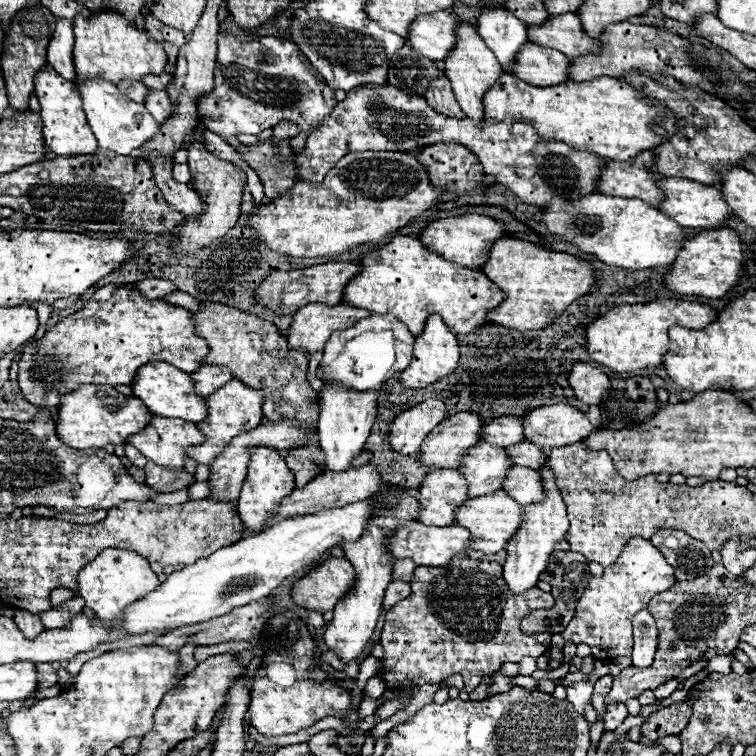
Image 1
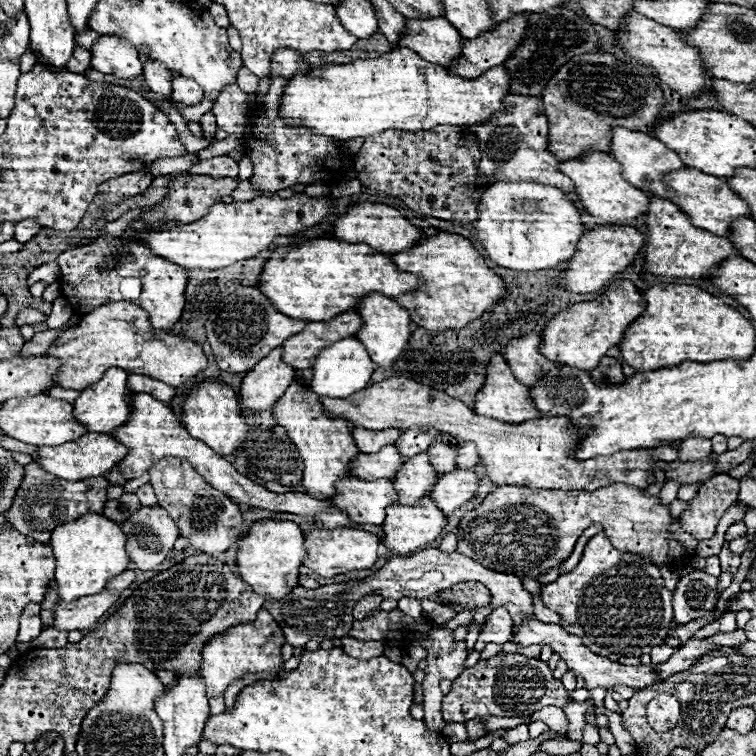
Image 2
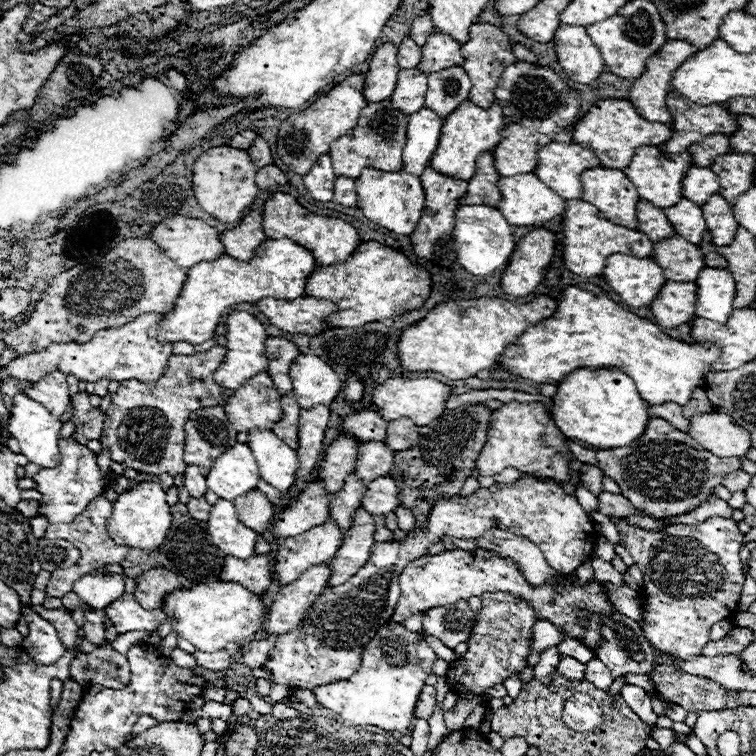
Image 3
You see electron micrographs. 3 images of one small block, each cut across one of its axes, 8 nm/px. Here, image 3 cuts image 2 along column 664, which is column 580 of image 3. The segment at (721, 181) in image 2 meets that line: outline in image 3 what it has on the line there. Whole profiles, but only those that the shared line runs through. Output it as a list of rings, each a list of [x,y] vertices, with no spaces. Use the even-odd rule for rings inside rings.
[[[590,168],[582,172],[580,182],[584,202],[596,206],[610,222],[632,230],[636,228],[634,208],[640,198],[634,184],[624,176],[622,170]]]

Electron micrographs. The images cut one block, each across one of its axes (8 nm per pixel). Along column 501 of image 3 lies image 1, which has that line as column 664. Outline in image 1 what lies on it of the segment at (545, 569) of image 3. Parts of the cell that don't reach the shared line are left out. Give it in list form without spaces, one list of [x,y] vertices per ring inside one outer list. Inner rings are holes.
[[[658,530],[650,542],[674,566],[678,582],[700,578],[714,566],[710,550],[682,530]]]

